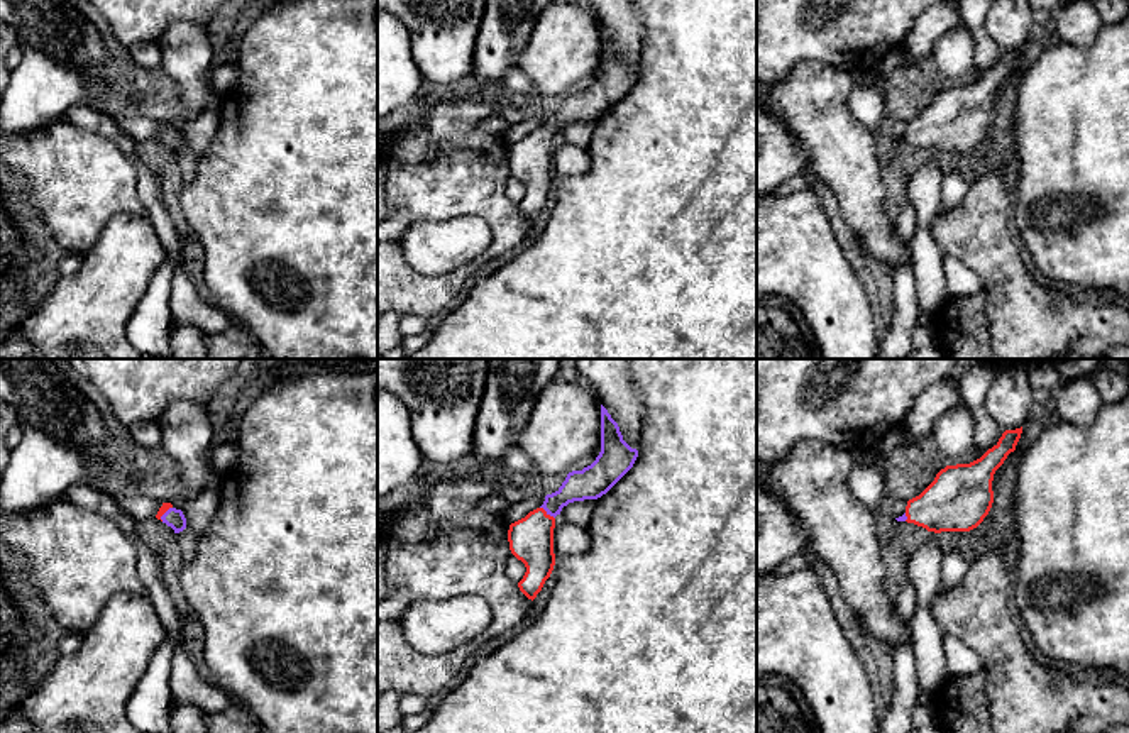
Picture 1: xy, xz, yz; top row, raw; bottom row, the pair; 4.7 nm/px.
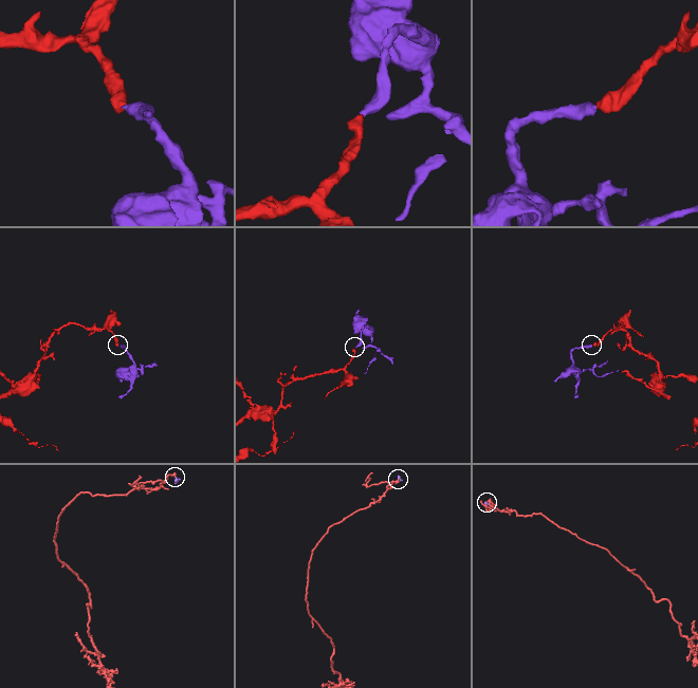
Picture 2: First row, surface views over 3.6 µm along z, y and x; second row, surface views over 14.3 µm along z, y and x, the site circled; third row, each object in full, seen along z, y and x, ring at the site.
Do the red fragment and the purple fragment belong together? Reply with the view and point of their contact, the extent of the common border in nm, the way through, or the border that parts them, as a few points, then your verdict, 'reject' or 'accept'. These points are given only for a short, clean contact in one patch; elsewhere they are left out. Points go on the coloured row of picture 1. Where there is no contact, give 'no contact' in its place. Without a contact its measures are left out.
contact xz (545, 512); length 90 nm; way xz (530, 539), (545, 512), (571, 490), (589, 483); accept

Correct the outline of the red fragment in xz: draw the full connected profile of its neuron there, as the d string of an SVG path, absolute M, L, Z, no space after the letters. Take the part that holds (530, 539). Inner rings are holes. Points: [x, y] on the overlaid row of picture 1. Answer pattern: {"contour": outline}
{"contour": "M601 405L601 452L596 460L582 471L569 472L540 508L509 525L509 550L526 567L518 587L528 599L537 598L555 565L555 516L569 503L606 494L633 467L636 457L638 450L623 440L618 423Z"}

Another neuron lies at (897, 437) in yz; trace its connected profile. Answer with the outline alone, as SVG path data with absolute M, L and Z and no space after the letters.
M897 427L884 437L884 440L877 447L877 452L887 455L894 449L906 447L906 444L907 444L907 433L904 432L902 427Z

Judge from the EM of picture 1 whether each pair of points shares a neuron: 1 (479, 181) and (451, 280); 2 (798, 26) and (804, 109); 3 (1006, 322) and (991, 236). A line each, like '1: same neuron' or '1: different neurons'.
1: same neuron
2: different neurons
3: same neuron

